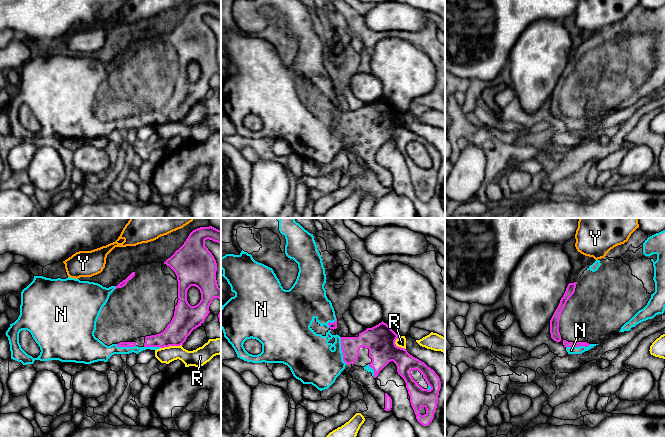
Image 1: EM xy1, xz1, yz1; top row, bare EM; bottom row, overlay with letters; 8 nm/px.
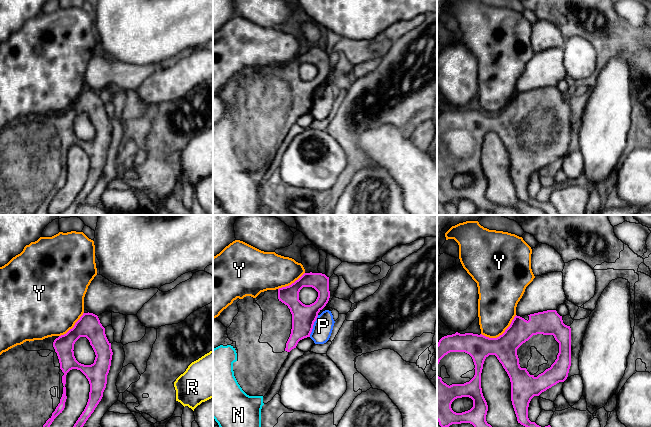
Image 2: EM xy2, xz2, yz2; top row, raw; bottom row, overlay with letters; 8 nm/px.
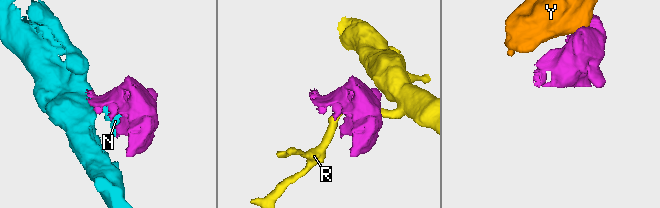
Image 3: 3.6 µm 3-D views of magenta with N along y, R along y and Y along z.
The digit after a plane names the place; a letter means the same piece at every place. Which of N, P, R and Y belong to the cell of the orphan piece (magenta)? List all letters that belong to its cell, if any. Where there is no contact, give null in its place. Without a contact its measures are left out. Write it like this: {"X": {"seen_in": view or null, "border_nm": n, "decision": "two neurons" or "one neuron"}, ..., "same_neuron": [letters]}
{"N": {"seen_in": "xz1", "border_nm": 220, "decision": "one neuron"}, "P": {"seen_in": "xz2", "border_nm": 190, "decision": "two neurons"}, "R": {"seen_in": "xy1", "border_nm": 180, "decision": "two neurons"}, "Y": {"seen_in": "yz2", "border_nm": 320, "decision": "two neurons"}, "same_neuron": ["N"]}

